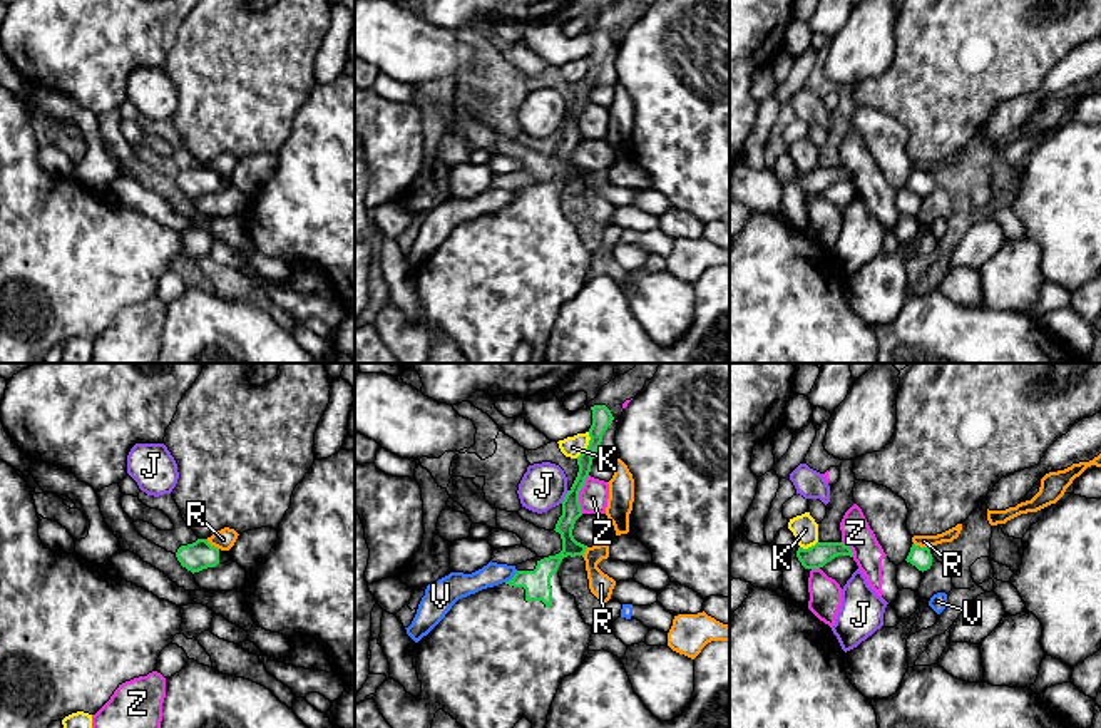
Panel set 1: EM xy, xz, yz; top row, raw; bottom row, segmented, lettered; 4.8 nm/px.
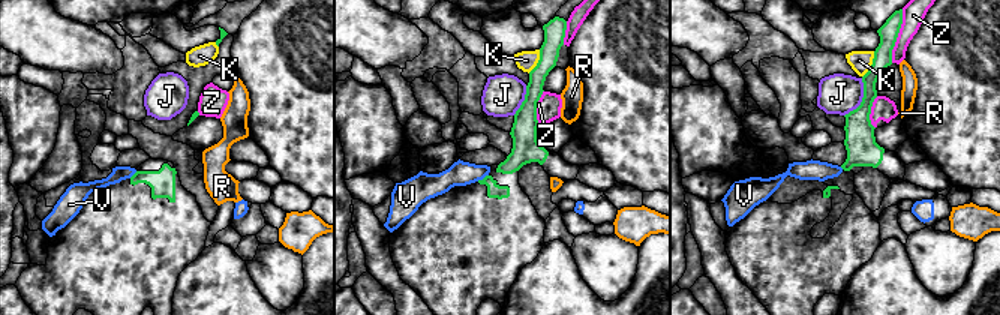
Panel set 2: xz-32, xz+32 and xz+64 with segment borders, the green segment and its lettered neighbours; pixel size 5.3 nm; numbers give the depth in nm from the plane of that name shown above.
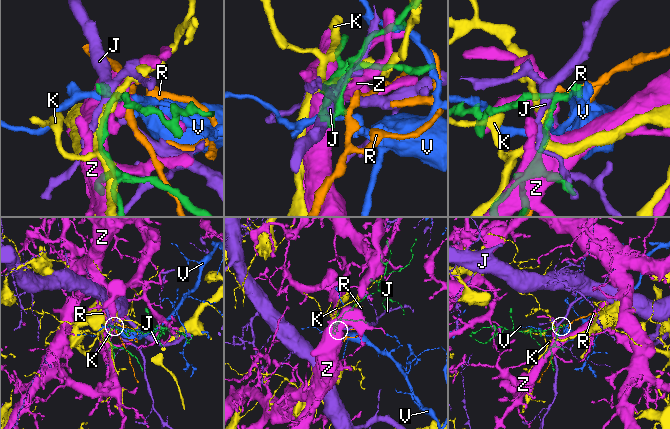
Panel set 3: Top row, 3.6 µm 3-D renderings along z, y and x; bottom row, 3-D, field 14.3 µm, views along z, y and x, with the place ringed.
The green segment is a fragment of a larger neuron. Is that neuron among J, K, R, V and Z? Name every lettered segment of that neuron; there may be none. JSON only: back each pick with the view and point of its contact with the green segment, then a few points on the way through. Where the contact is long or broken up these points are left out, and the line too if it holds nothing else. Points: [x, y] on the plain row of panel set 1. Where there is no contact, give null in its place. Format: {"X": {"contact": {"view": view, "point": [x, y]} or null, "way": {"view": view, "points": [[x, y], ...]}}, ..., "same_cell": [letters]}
{"same_cell": []}

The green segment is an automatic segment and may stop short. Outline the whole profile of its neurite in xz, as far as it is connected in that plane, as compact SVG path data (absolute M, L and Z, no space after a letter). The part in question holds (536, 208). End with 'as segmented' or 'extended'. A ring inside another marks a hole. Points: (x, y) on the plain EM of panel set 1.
M594 30L591 35L591 65L577 82L579 97L562 126L562 141L554 154L561 159L562 176L517 189L510 206L458 224L417 268L413 291L422 308L422 320L412 321L390 303L373 321L380 338L400 363L430 363L438 335L450 340L470 363L514 363L514 351L522 343L532 348L530 363L545 363L547 340L557 313L587 283L592 259L592 251L584 248L576 223L562 214L557 197L564 182L584 181L587 174L572 161L574 149L582 141L579 117L589 102L602 60L614 45L606 30Z | extended

